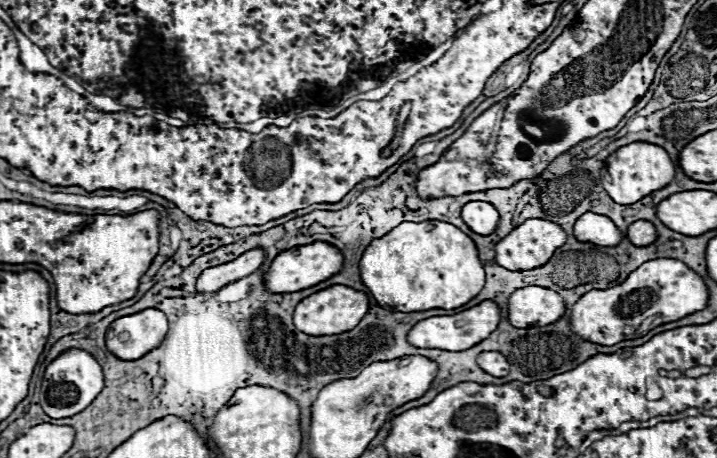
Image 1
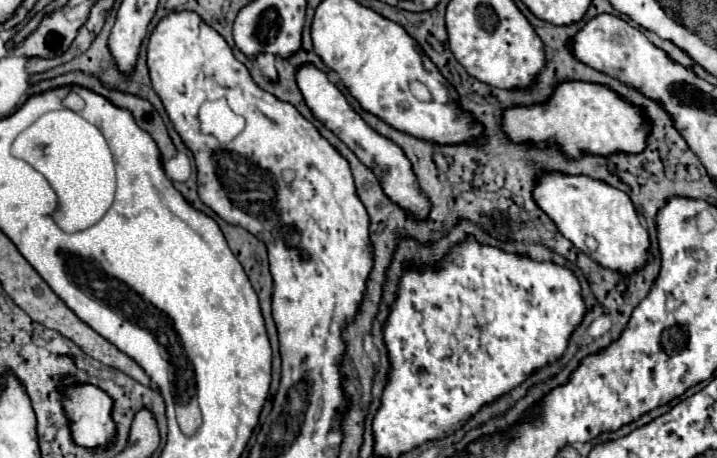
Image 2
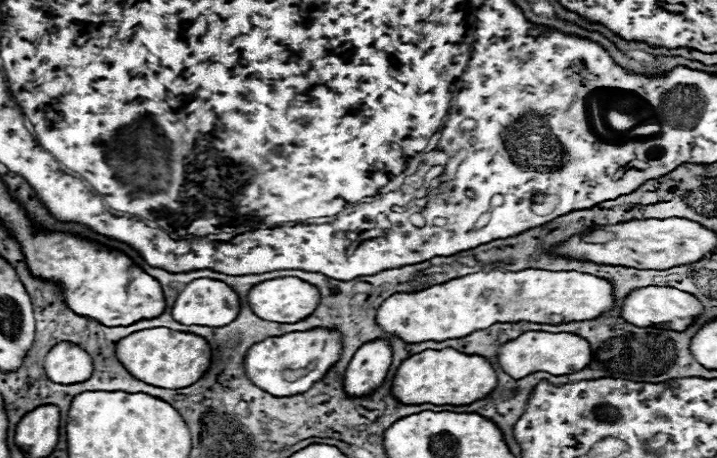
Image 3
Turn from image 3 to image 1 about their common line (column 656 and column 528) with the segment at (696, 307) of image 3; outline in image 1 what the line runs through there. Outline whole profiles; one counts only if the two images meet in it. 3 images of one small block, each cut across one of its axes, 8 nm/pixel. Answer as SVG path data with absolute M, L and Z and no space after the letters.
M526 286L508 298L508 322L514 328L538 328L554 324L564 314L562 298L548 288Z

